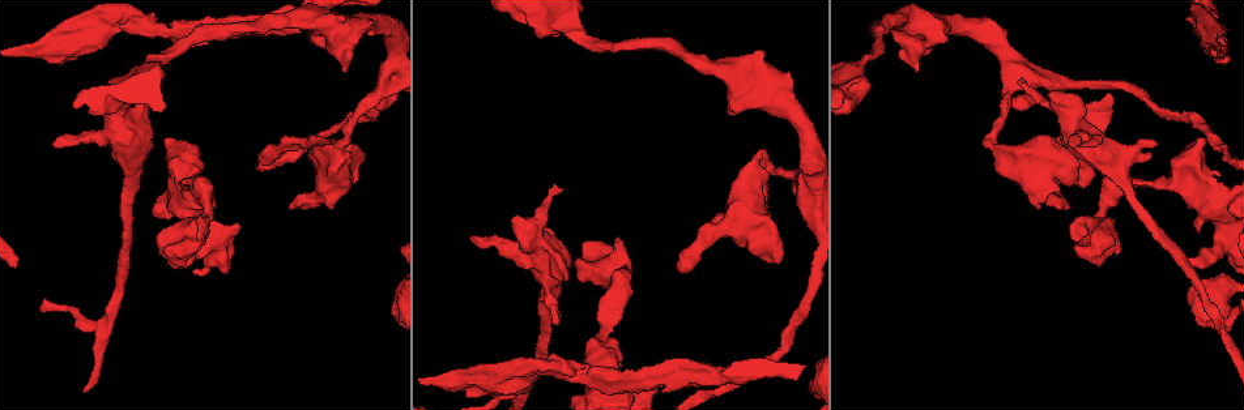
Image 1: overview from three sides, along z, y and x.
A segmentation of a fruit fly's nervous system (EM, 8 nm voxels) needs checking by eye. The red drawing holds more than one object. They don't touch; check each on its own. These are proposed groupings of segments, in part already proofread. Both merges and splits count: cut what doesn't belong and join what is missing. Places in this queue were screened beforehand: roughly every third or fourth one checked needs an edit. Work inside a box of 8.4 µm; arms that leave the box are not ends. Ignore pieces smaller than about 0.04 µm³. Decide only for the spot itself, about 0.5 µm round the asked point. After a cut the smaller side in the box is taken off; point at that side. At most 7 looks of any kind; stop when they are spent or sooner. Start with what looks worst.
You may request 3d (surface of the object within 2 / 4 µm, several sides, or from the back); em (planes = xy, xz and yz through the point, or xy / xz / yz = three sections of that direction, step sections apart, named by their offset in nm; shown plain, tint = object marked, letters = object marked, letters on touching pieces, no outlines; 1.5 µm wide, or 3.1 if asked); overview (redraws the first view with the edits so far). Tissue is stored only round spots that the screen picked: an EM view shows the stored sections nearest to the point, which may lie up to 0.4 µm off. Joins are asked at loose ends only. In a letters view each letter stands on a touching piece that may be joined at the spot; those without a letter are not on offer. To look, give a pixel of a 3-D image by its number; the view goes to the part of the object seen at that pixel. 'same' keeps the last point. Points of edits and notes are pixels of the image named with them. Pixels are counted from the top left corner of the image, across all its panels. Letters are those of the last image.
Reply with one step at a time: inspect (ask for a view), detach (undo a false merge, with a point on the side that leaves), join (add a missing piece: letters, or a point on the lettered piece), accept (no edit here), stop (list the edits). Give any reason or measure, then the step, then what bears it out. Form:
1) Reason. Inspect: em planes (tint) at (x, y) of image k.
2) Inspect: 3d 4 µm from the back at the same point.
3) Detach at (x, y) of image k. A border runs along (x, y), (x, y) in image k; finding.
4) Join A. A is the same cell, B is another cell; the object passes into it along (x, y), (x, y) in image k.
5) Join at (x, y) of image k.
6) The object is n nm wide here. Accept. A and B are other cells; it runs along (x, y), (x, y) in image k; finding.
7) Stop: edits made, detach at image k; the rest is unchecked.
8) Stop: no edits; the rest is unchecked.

An open end. Inspect: em planes (letters) at (681, 271) of image 1.

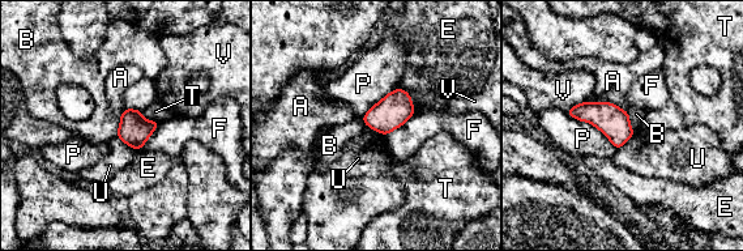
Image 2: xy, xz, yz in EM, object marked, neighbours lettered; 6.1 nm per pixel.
The object is 190 nm wide here. Accept. A, B, E, F, P, T, U and V are other cells; a border runs along (122, 114), (115, 135) in image 2; no lettered piece goes on from it.

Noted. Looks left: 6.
An open end. Inspect: 3d 2 µm at (53, 145) of image 1.

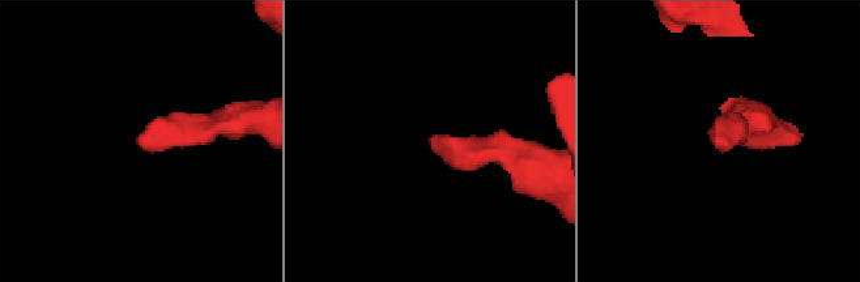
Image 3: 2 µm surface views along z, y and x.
Inspect: em xz step 8 (letters) at (715, 141) of image 3.

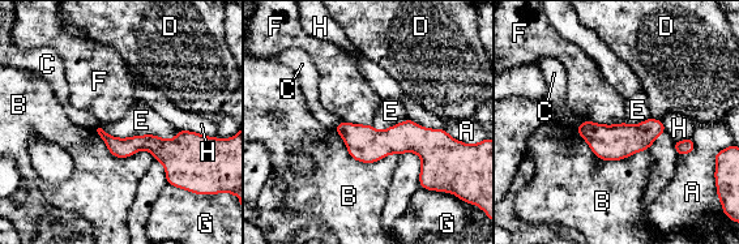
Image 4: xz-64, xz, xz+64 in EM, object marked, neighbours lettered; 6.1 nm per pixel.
Inspect: em planes (letters) at the same point.

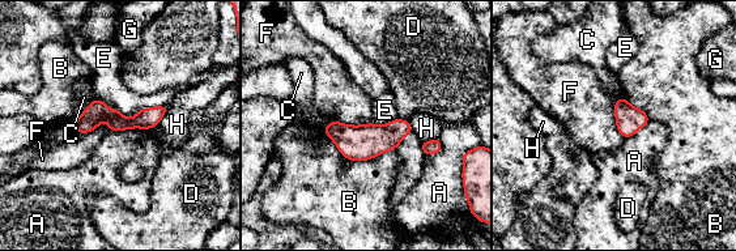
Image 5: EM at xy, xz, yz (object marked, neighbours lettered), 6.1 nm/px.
The object is 140 nm wide here. Accept. A, B, C, D, E, F, G and H are other cells; a border runs along (331, 120), (351, 124), (371, 123) in image 5; none of them fits.

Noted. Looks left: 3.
Inspect: em planes (letters) at (1017, 81) of image 1.

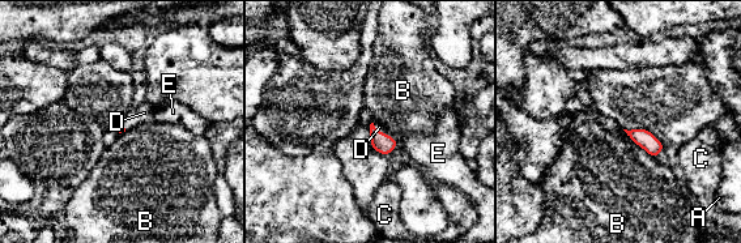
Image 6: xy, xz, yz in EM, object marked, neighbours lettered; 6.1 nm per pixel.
Join D. D is the same cell, A, B, C and E are other cells; the neuron continues.

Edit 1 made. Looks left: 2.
Stop: edits made, join at image 6; the rest is unchecked.

